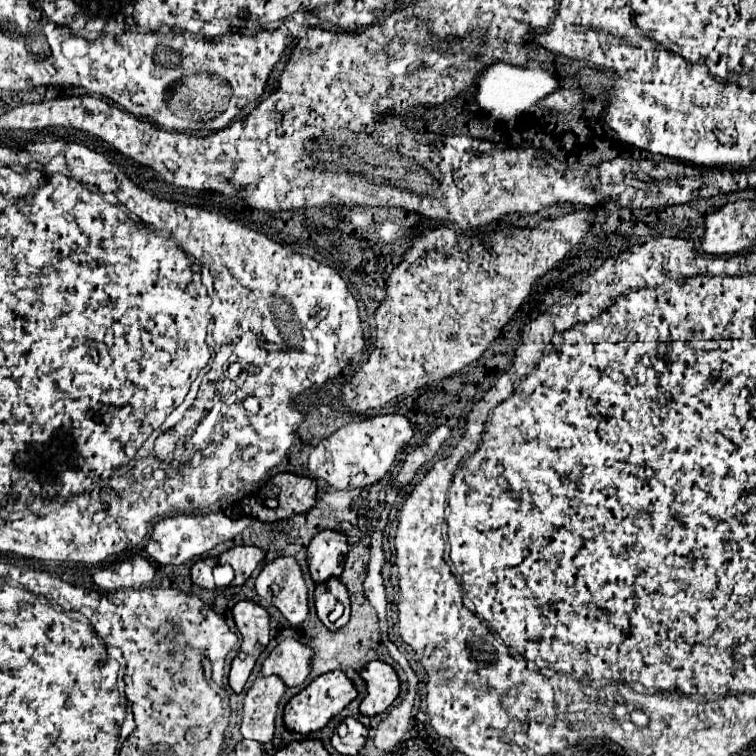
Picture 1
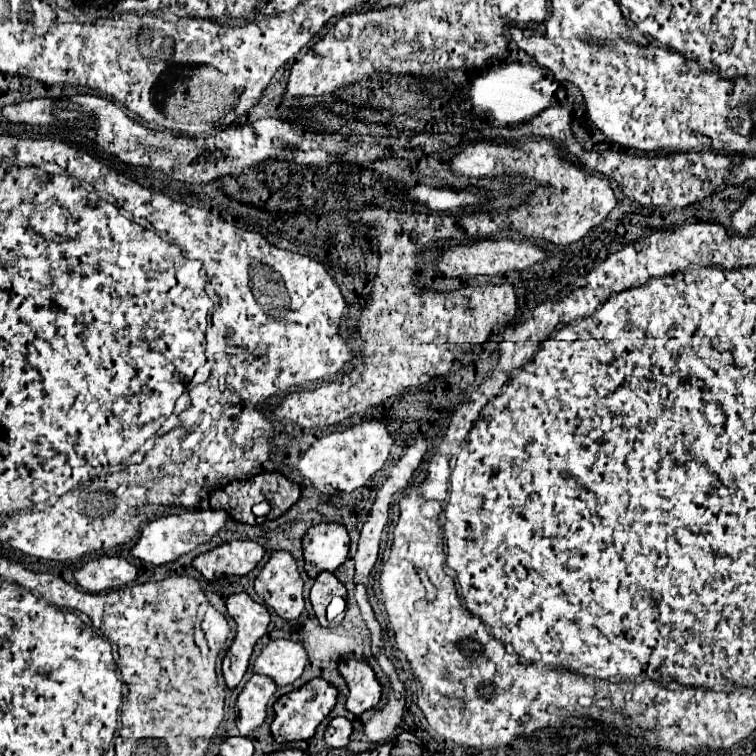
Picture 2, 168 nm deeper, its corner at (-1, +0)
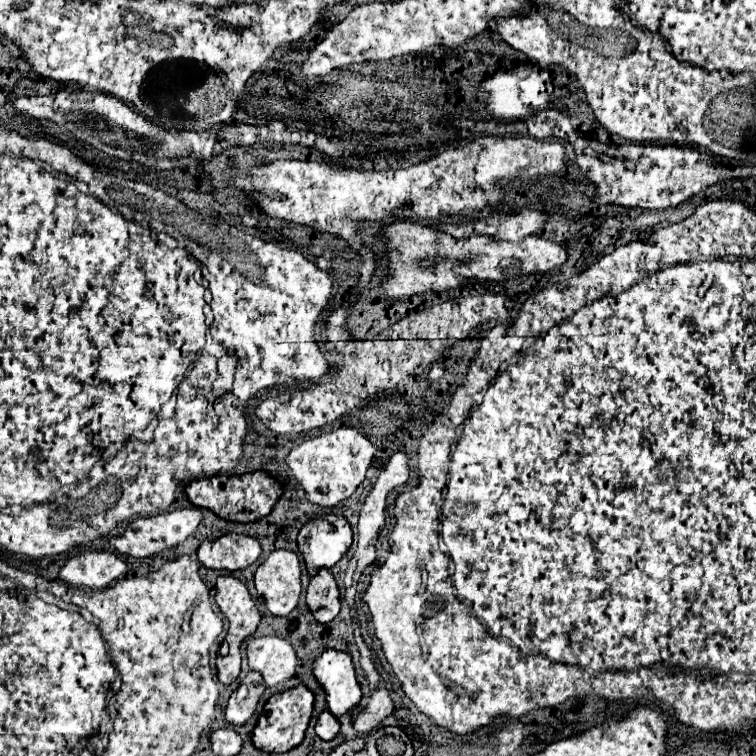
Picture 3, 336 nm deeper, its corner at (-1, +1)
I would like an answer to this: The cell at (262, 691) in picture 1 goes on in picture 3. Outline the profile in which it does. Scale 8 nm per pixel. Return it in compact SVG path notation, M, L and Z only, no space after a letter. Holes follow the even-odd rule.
M248 672L240 682L240 688L232 692L226 706L226 720L234 726L242 726L254 714L254 708L264 694L266 684L258 672Z

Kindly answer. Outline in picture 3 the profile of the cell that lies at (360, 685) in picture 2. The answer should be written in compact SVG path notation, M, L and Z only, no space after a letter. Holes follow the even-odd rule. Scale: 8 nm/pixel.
M324 650L312 662L312 674L322 686L328 710L334 716L346 714L360 702L362 690L356 680L350 654L340 650Z

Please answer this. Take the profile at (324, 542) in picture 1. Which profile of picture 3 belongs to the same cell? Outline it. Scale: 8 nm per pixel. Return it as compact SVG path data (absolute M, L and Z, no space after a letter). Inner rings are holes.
M326 514L326 516L318 516L318 518L308 520L298 534L298 550L304 556L310 576L316 576L316 572L320 568L332 568L346 554L350 544L352 544L350 524L344 516L336 516L336 514Z

